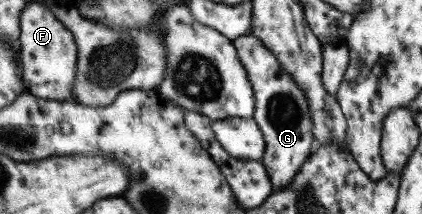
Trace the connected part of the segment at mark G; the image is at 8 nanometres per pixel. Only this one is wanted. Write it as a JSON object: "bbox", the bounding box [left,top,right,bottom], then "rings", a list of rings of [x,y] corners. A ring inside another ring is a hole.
{"bbox":[232,34,315,190],"rings":[[[246,34],[232,40],[232,44],[251,84],[254,98],[252,120],[258,126],[265,142],[264,155],[260,162],[266,170],[271,189],[280,190],[298,173],[302,163],[315,148],[306,96],[283,70],[276,57],[262,46],[259,38]]]}

